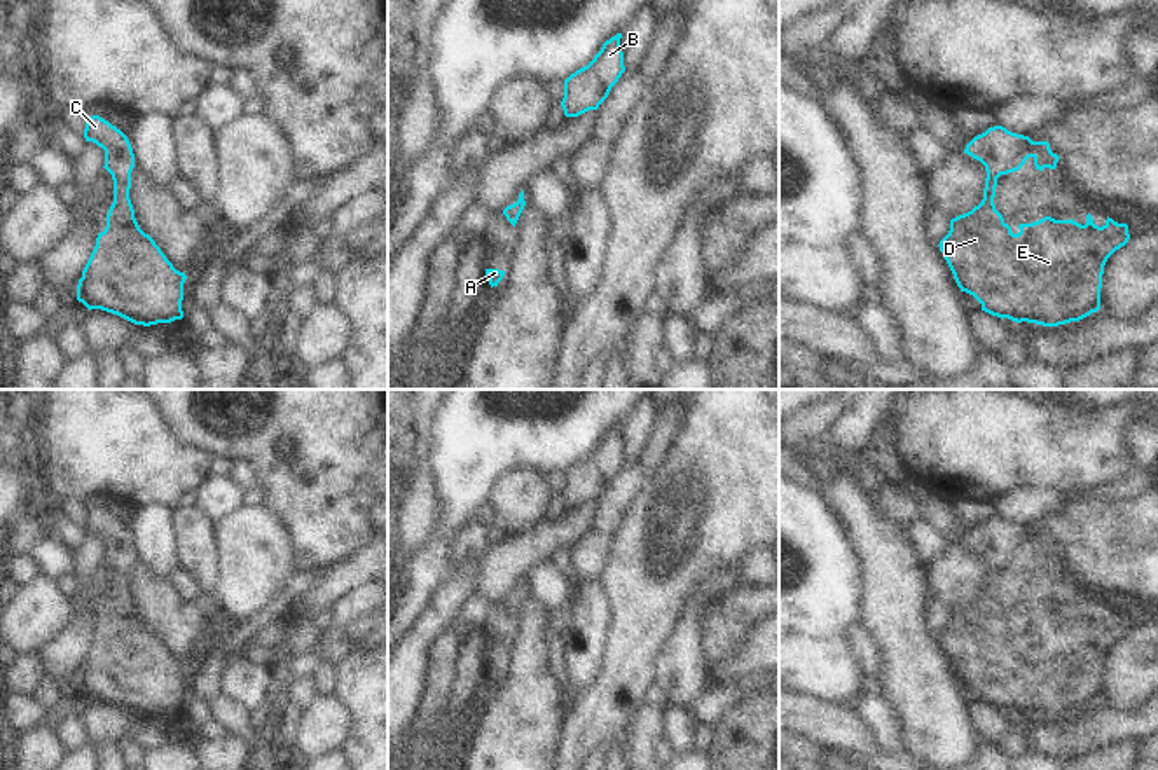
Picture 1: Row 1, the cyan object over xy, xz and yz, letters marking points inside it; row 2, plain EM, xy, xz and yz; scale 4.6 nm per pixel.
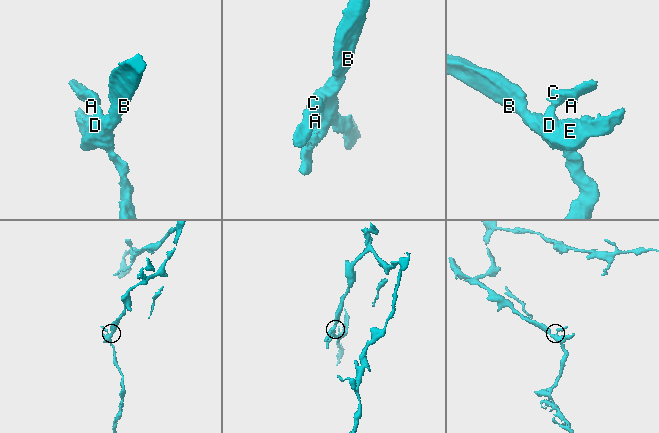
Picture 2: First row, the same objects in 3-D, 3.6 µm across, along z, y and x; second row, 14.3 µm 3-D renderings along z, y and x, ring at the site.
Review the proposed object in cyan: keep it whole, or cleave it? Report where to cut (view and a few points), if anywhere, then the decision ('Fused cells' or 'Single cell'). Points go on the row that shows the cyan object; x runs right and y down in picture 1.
No split. Single cell

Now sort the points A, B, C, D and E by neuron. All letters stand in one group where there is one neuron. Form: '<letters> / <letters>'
A B C D E

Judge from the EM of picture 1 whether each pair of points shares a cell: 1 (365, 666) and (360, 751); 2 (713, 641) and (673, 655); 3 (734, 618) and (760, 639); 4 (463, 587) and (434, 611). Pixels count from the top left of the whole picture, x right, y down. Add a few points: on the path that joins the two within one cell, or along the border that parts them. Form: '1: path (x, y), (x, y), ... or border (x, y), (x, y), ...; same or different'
1: path (365, 687), (365, 730); same
2: border (715, 606), (701, 625), (701, 648), (708, 664); different
3: border (760, 618), (748, 631), (739, 650), (723, 664); different
4: path (456, 591), (441, 606); same

